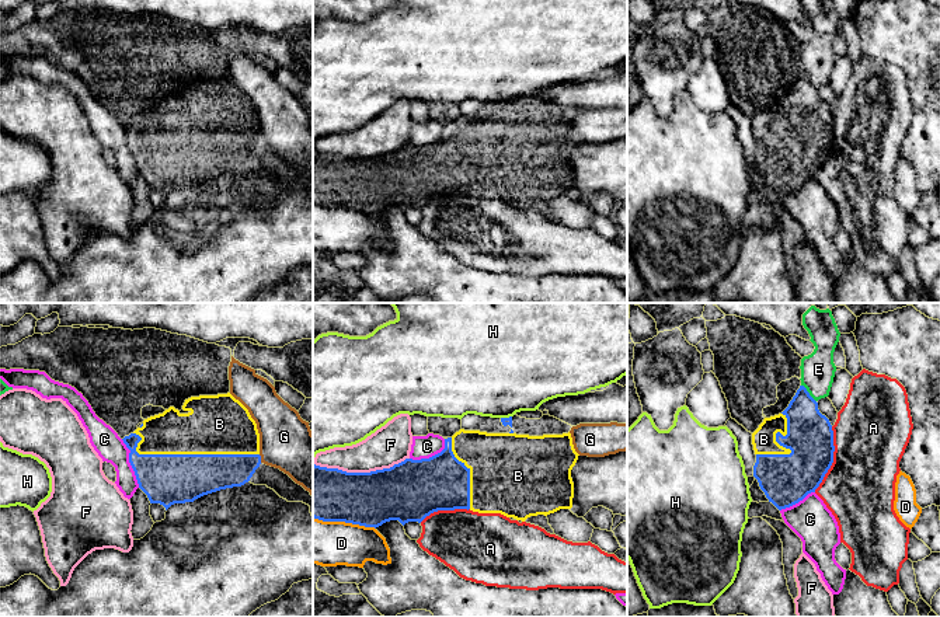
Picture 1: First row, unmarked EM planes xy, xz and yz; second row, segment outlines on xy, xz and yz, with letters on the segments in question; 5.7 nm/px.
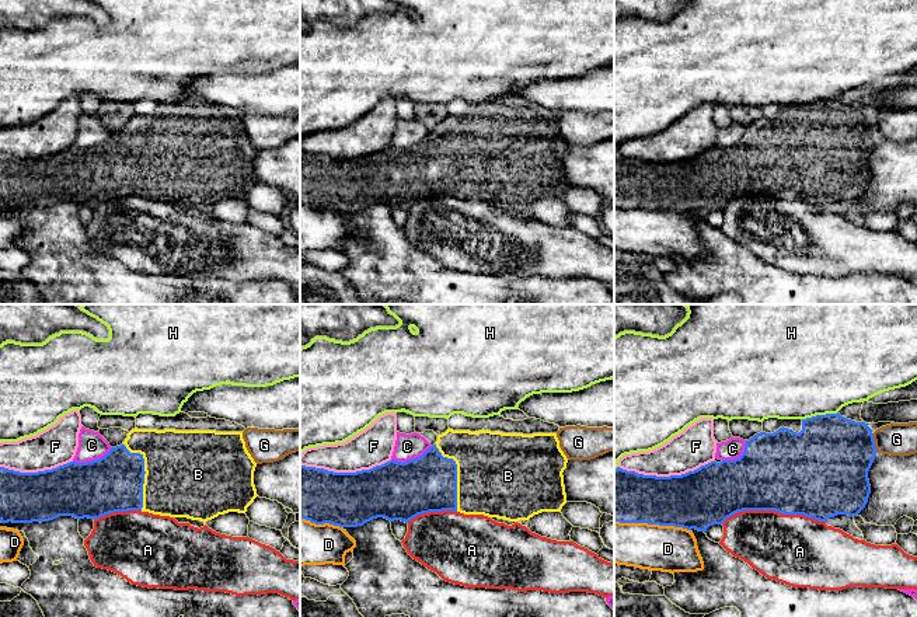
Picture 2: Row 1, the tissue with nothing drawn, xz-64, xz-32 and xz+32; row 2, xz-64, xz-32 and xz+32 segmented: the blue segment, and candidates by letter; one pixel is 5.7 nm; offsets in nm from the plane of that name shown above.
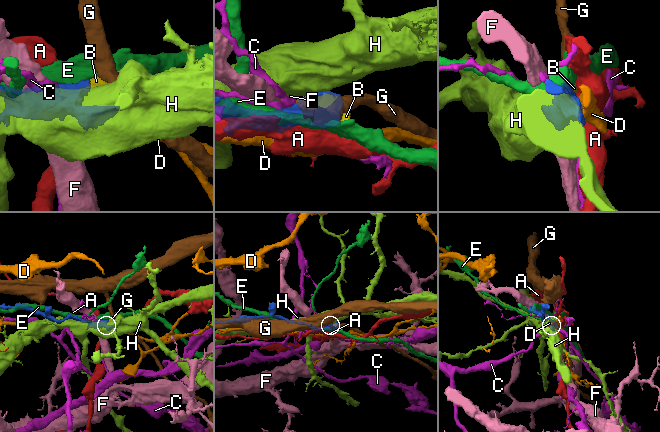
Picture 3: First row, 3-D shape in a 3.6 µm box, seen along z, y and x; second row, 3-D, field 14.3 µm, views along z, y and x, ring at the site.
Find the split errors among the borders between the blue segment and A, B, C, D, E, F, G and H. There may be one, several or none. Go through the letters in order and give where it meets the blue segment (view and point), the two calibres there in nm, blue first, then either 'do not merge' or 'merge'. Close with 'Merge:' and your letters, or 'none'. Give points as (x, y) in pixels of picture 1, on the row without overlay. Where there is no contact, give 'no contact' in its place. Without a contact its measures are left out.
A: contact yz (832, 145); calibres 260 and 420 nm; do not merge
B: contact xy (188, 140); calibres 280 and 340 nm; merge
C: contact xy (129, 147); calibres 280 and 160 nm; do not merge
D: contact xz (344, 206); calibres 320 and 260 nm; do not merge
E: contact yz (808, 79); calibres 260 and 190 nm; do not merge
F: contact xz (361, 159); calibres 320 and 220 nm; do not merge
G: contact xy (260, 145); calibres 200 and 300 nm; do not merge
H: contact xz (505, 104); calibres 50 and 480 nm; do not merge
Merge: B

